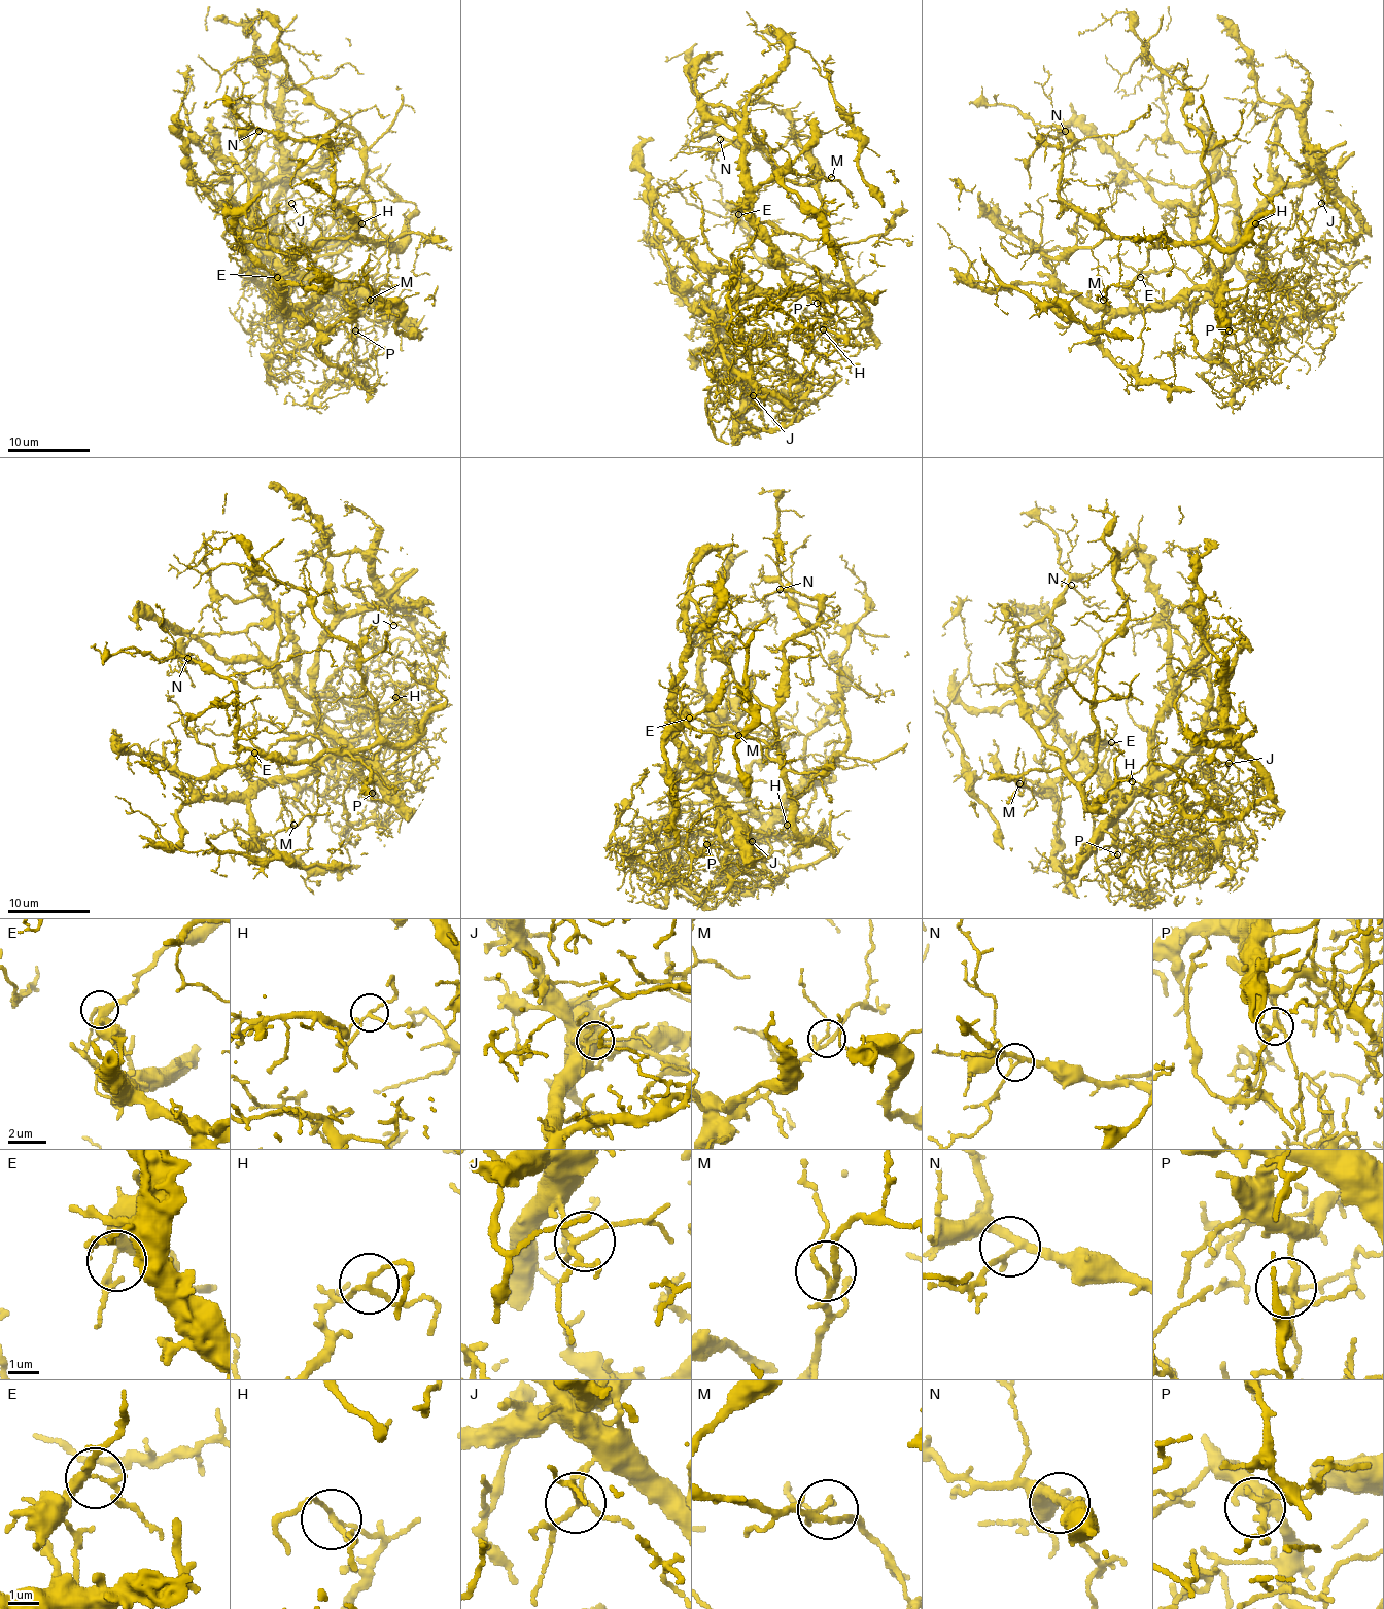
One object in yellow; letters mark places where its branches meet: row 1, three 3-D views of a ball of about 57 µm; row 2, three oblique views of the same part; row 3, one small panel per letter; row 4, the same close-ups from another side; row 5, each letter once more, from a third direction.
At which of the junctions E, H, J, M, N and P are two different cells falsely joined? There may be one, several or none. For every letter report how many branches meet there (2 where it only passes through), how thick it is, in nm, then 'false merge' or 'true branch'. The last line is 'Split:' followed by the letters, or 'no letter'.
E: 3 branches meet; 220 nm thick; true branch
H: 3 branches meet; 140 nm thick; true branch
J: 4 branches meet; 150 nm thick; true branch
M: 3 branches meet; 140 nm thick; true branch
N: 3 branches meet; 240 nm thick; true branch
P: 3 branches meet; 190 nm thick; true branch
Split: no letter

